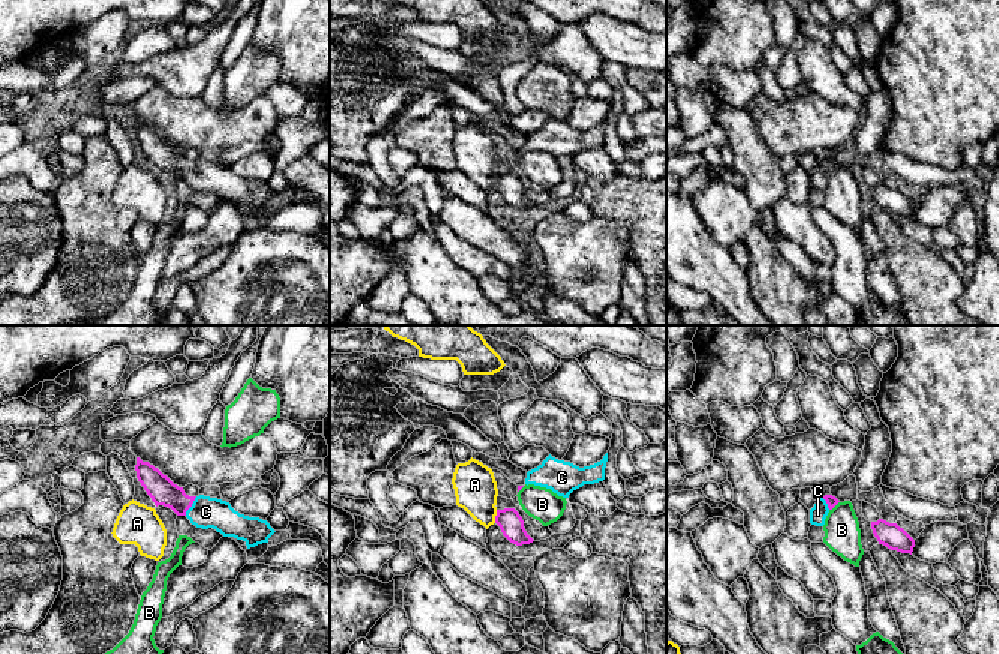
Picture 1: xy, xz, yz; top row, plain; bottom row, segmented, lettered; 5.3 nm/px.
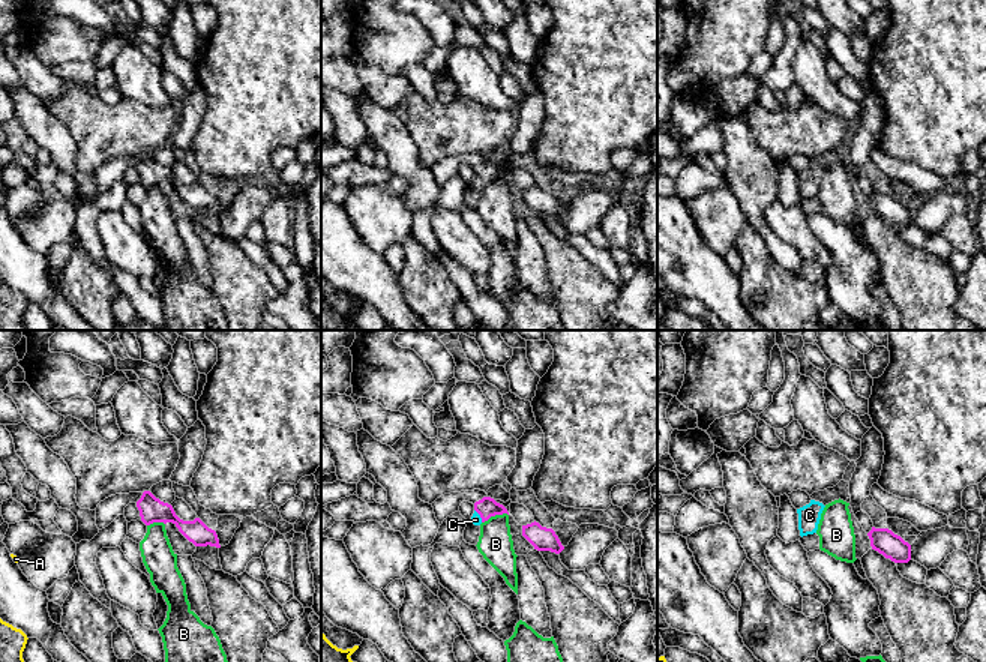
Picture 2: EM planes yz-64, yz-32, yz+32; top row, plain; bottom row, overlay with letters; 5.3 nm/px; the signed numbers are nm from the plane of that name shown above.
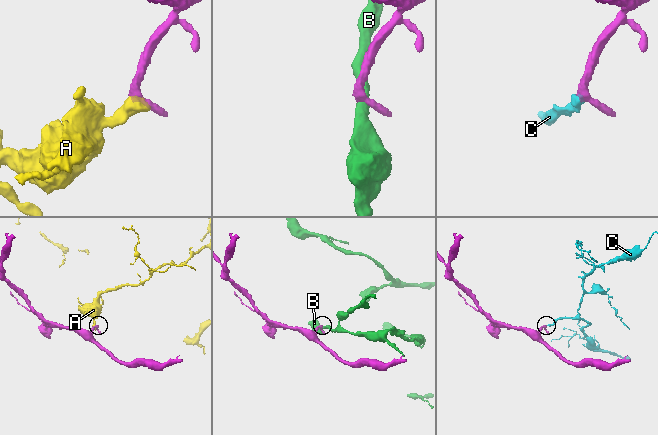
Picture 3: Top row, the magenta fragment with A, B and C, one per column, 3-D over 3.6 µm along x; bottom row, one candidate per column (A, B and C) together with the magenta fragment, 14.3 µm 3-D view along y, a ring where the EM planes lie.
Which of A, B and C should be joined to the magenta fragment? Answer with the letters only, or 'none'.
C

